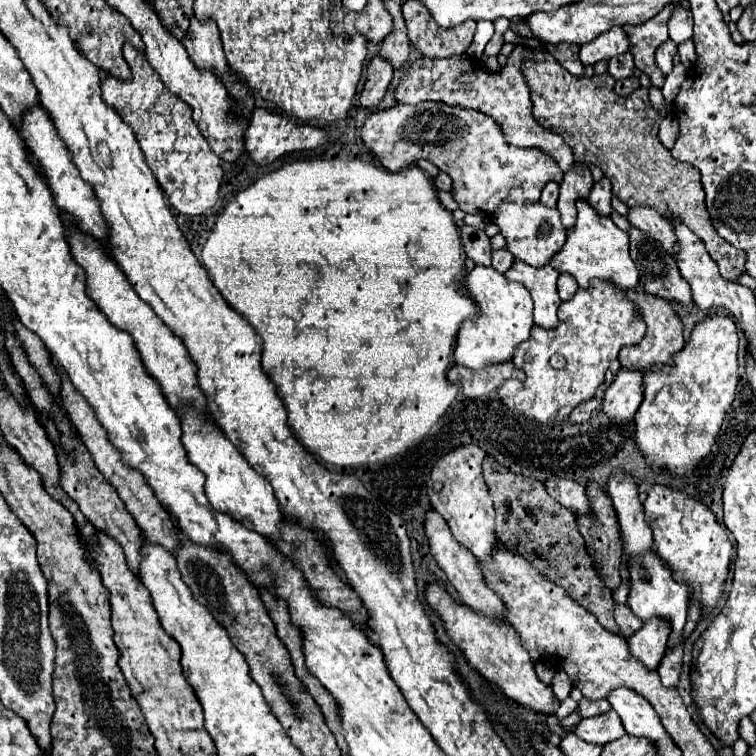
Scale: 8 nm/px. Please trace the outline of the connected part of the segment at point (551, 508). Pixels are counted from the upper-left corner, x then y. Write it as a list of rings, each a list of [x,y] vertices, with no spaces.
[[[486,456],[482,470],[490,496],[494,500],[496,534],[500,542],[514,554],[526,558],[548,580],[564,588],[572,600],[576,600],[590,614],[596,616],[600,626],[604,626],[608,632],[618,634],[618,626],[612,616],[612,592],[604,588],[602,580],[594,572],[594,564],[586,552],[584,538],[578,532],[576,516],[568,508],[560,506],[552,496],[548,496],[542,482],[528,476],[506,474],[506,468],[500,468],[500,464],[496,464],[496,460],[492,460],[490,456]]]

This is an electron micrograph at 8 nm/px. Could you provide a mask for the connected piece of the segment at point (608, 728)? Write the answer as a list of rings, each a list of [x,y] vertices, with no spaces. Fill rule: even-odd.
[[[614,710],[594,716],[594,718],[582,718],[572,732],[582,740],[590,744],[600,744],[600,746],[616,738],[622,738],[626,734],[626,730],[622,730],[620,716]]]

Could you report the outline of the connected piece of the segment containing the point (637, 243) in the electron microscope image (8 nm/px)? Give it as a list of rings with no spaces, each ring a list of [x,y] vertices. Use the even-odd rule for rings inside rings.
[[[632,228],[630,230],[630,256],[632,256],[632,260],[634,260],[634,264],[640,272],[640,286],[644,288],[644,292],[648,292],[652,296],[658,296],[658,298],[664,298],[668,302],[678,302],[688,310],[694,308],[692,290],[686,284],[686,280],[680,276],[676,260],[656,240],[652,240],[648,234]]]

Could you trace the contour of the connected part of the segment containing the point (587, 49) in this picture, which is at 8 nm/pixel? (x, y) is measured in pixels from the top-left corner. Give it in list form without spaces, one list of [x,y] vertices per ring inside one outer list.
[[[616,26],[608,32],[602,32],[598,38],[594,38],[588,44],[582,44],[580,60],[584,66],[594,66],[598,60],[610,60],[612,56],[624,54],[628,50],[628,36],[626,32]]]

